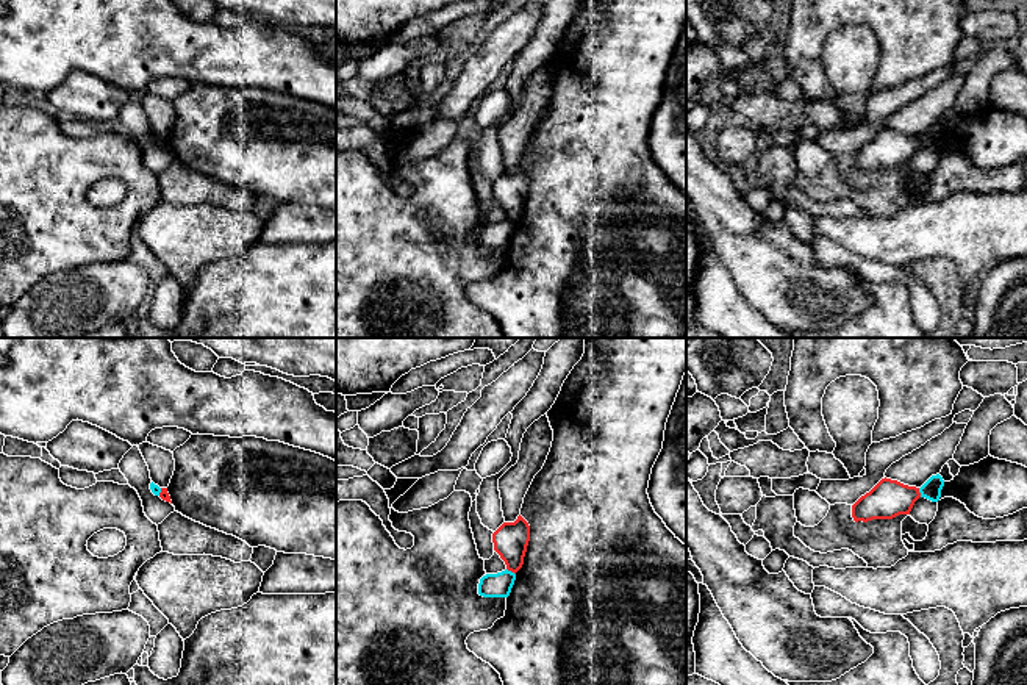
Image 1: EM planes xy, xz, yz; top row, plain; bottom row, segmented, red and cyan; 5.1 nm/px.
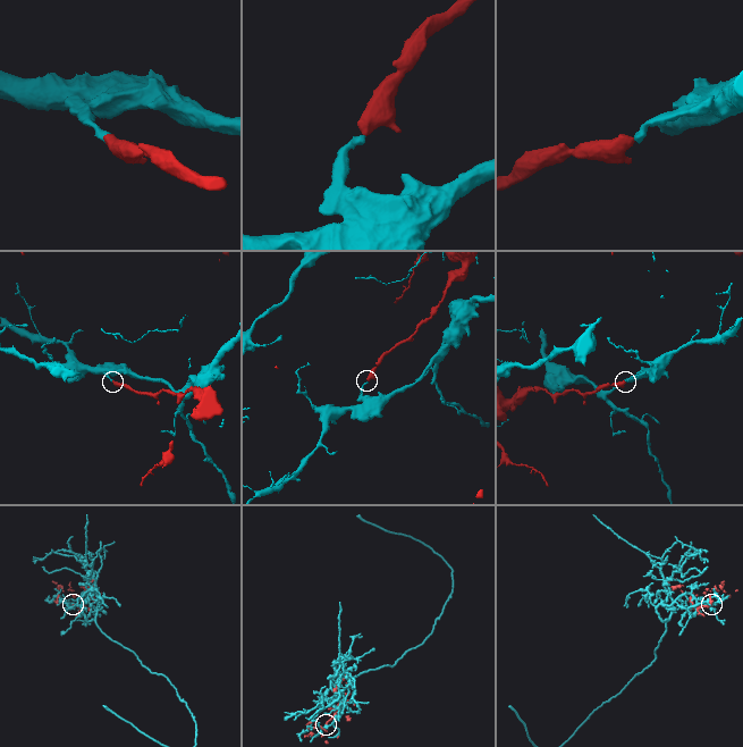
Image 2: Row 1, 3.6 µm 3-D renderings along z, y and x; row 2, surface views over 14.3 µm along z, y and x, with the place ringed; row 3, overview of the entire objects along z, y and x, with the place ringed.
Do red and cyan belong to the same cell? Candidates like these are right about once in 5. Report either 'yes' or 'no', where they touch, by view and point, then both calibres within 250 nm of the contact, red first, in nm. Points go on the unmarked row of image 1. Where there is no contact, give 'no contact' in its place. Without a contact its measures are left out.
no; meets red in xz at (511, 221); 180 nm thick on the red side, 130 nm on the other

